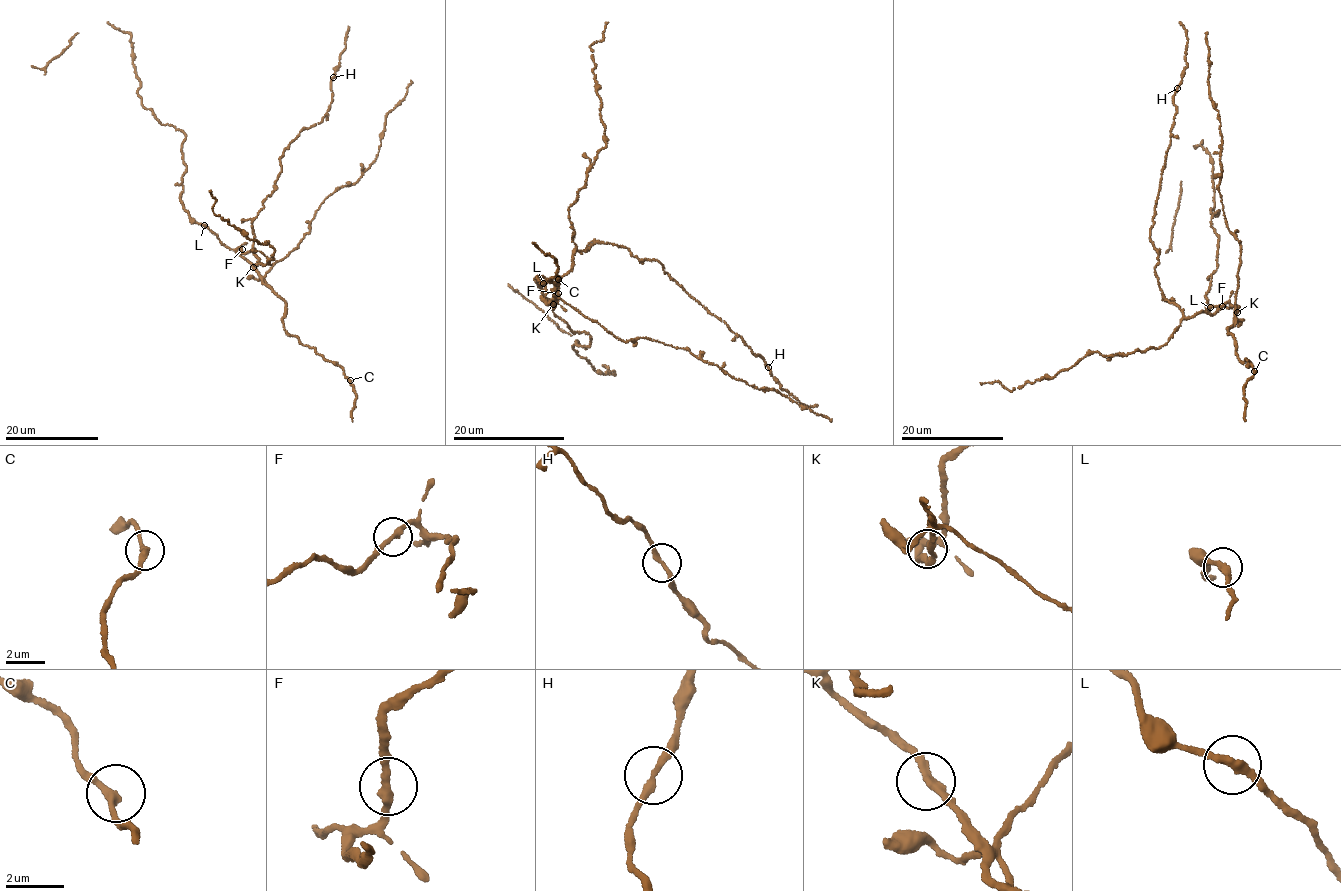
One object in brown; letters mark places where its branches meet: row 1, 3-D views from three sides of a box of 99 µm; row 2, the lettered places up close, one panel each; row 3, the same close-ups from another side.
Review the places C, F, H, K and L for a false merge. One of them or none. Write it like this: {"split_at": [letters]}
{"split_at": []}

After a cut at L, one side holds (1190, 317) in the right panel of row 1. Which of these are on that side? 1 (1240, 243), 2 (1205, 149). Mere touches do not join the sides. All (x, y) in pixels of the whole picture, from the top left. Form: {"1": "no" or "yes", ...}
{"1": "yes", "2": "no"}

